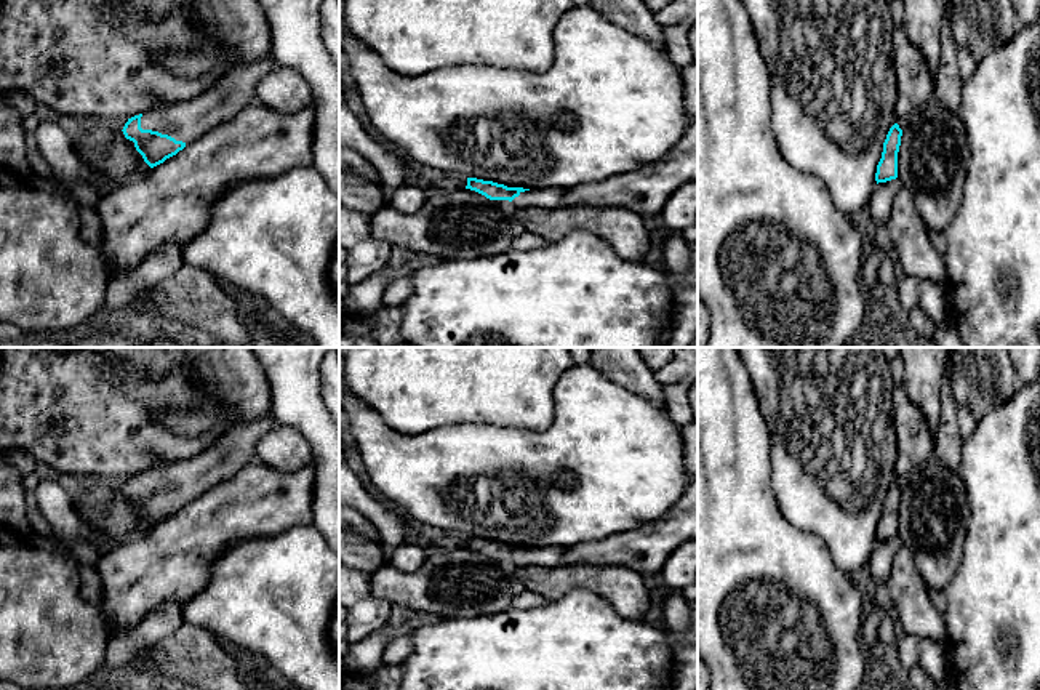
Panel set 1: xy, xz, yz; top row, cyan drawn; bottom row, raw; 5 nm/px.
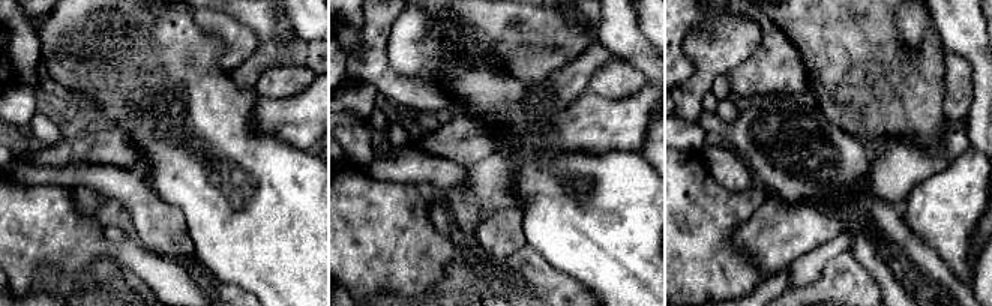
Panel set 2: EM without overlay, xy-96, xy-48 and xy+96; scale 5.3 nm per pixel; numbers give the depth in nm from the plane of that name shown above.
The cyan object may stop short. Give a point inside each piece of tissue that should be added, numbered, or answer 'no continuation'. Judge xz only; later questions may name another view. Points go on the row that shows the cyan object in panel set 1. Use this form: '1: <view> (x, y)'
1: xz (551, 197)

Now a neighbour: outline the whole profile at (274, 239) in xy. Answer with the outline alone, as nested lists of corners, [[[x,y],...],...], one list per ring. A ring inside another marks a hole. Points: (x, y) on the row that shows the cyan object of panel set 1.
[[[310,166],[291,168],[272,179],[250,179],[229,187],[211,207],[211,223],[184,247],[184,261],[264,298],[312,347],[339,347],[339,298],[331,288],[328,267],[339,239],[339,197]]]

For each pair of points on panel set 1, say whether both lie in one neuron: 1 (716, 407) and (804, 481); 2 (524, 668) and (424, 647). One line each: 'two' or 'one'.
1: two
2: one

